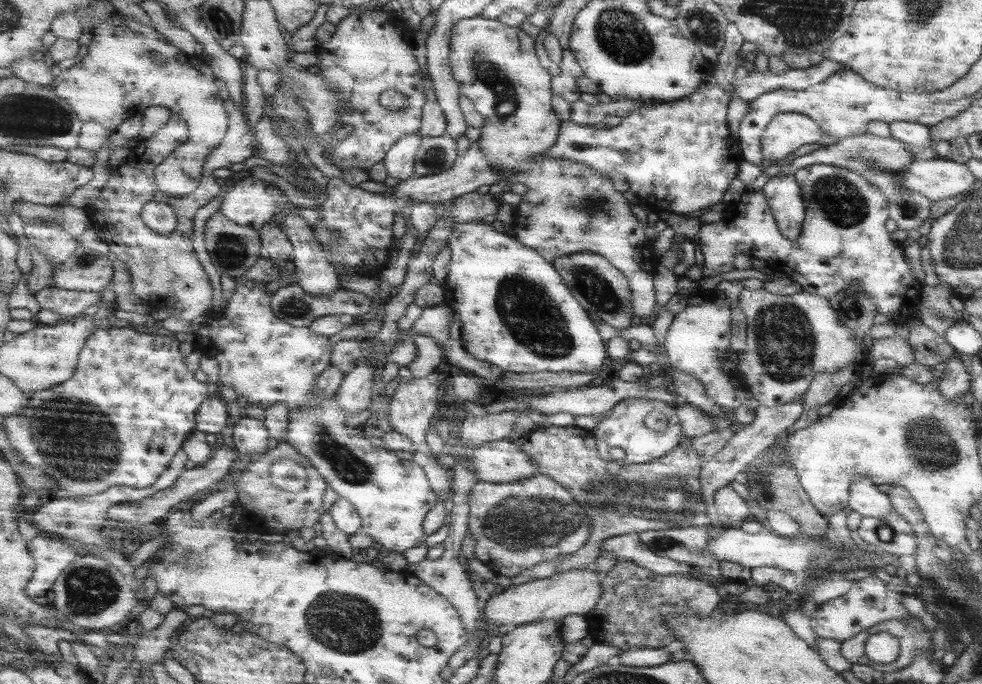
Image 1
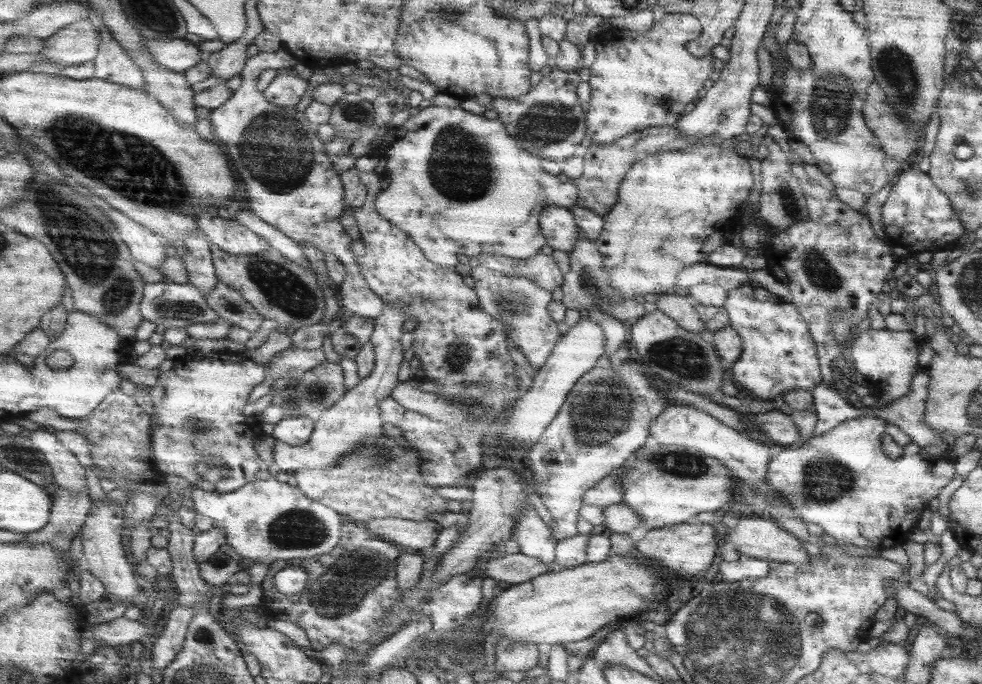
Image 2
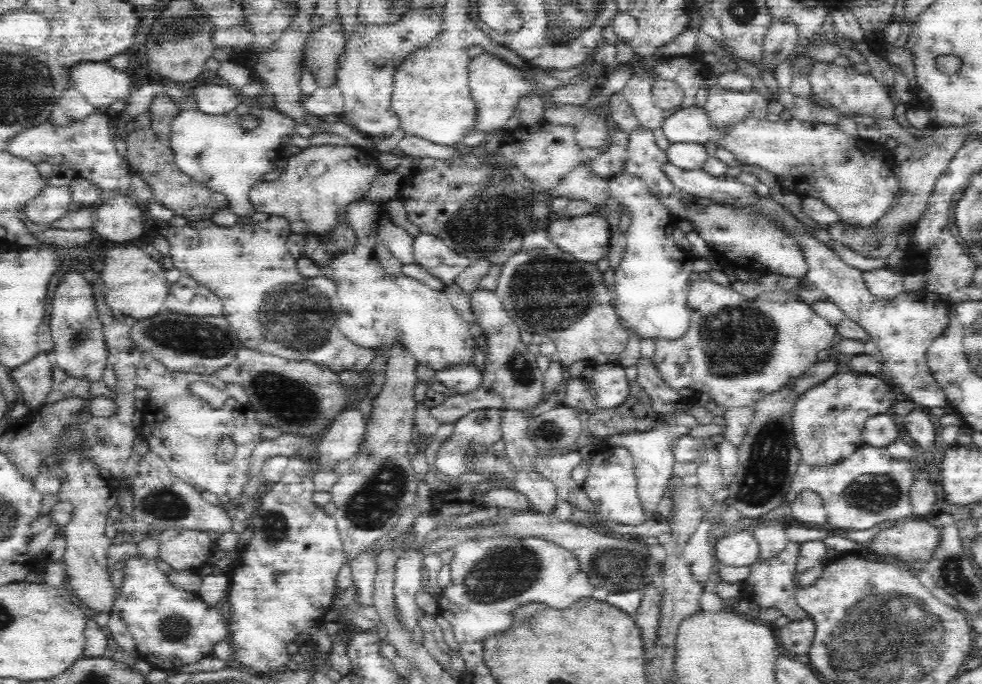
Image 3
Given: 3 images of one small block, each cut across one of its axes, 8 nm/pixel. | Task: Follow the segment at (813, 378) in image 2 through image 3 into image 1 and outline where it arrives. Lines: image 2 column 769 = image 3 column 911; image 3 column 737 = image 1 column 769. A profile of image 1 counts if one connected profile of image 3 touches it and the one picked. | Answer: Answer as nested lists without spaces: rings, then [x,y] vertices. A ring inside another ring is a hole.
[[[773,176],[765,182],[761,188],[763,198],[767,200],[767,206],[771,208],[771,214],[777,222],[779,232],[783,238],[795,242],[801,234],[803,222],[805,222],[805,204],[803,204],[803,192],[795,182],[795,176]]]

